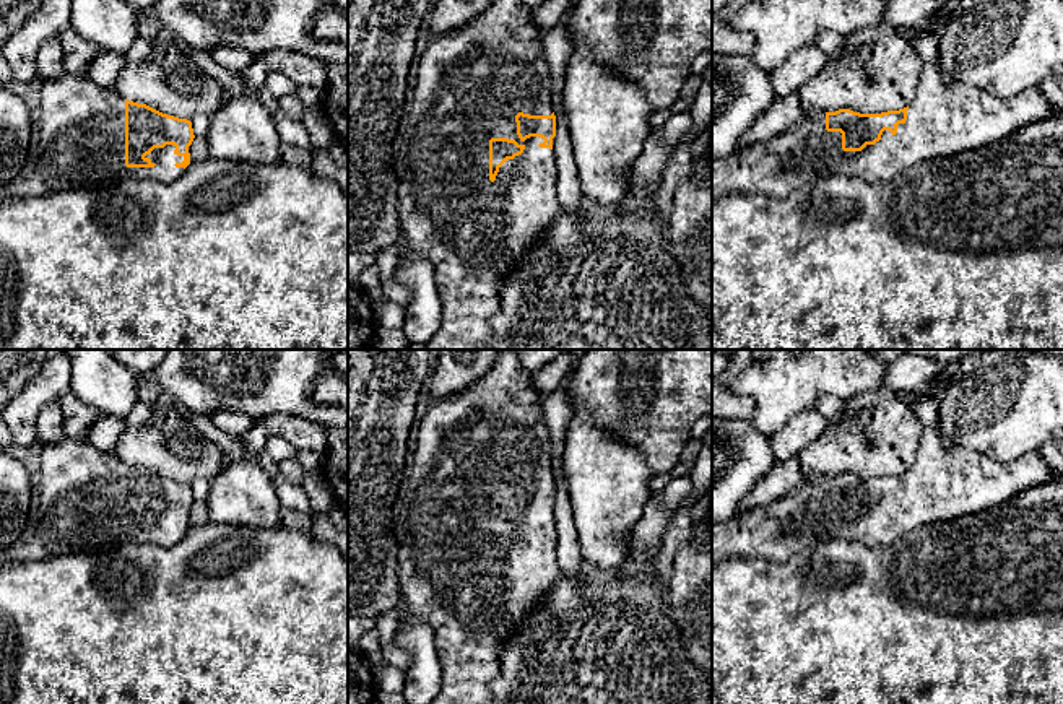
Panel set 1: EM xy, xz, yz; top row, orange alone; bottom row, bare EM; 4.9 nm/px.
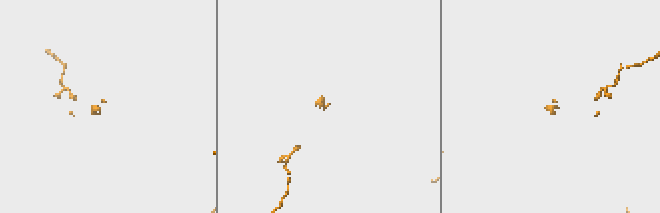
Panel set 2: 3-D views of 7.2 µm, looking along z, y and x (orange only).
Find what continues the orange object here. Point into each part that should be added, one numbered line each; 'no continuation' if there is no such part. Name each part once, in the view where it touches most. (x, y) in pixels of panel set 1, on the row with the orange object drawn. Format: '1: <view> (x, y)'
1: xz (470, 83)

